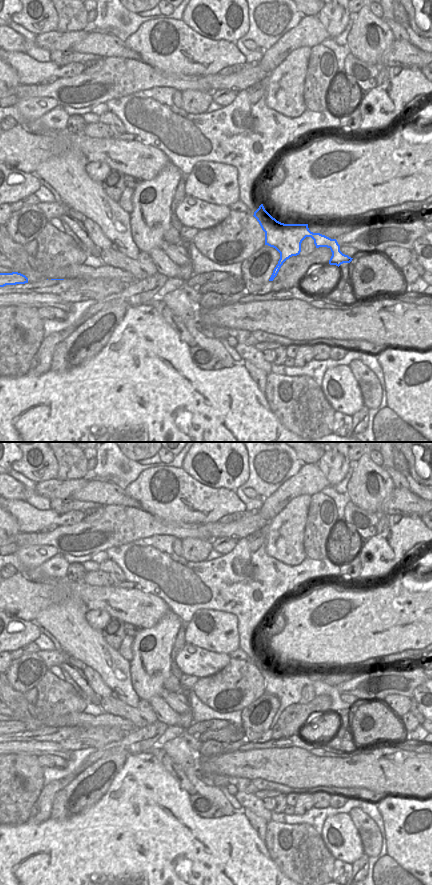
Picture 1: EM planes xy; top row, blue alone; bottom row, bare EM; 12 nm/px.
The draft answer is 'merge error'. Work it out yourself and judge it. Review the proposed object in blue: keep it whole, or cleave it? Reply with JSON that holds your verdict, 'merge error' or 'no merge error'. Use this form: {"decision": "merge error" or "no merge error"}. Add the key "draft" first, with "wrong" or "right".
{"draft": "wrong", "decision": "no merge error"}

